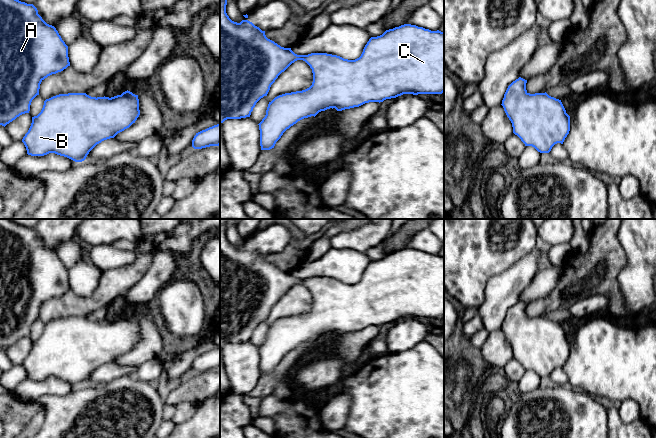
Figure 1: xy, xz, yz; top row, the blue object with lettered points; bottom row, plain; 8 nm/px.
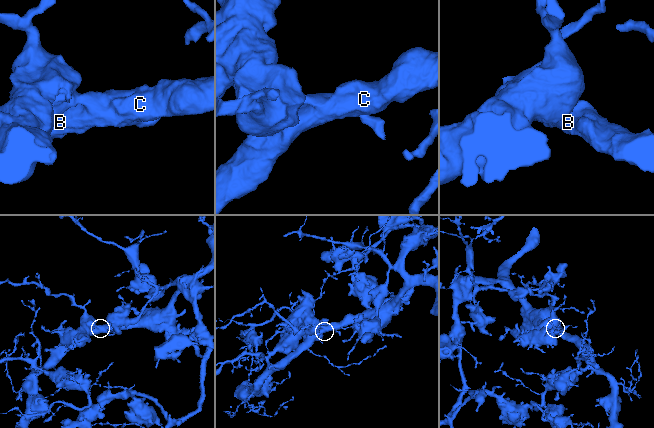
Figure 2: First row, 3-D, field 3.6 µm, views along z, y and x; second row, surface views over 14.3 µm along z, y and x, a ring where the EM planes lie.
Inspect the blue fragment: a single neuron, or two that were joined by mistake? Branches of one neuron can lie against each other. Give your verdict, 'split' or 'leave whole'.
leave whole

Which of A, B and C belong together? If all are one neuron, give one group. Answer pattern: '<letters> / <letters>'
A B C

